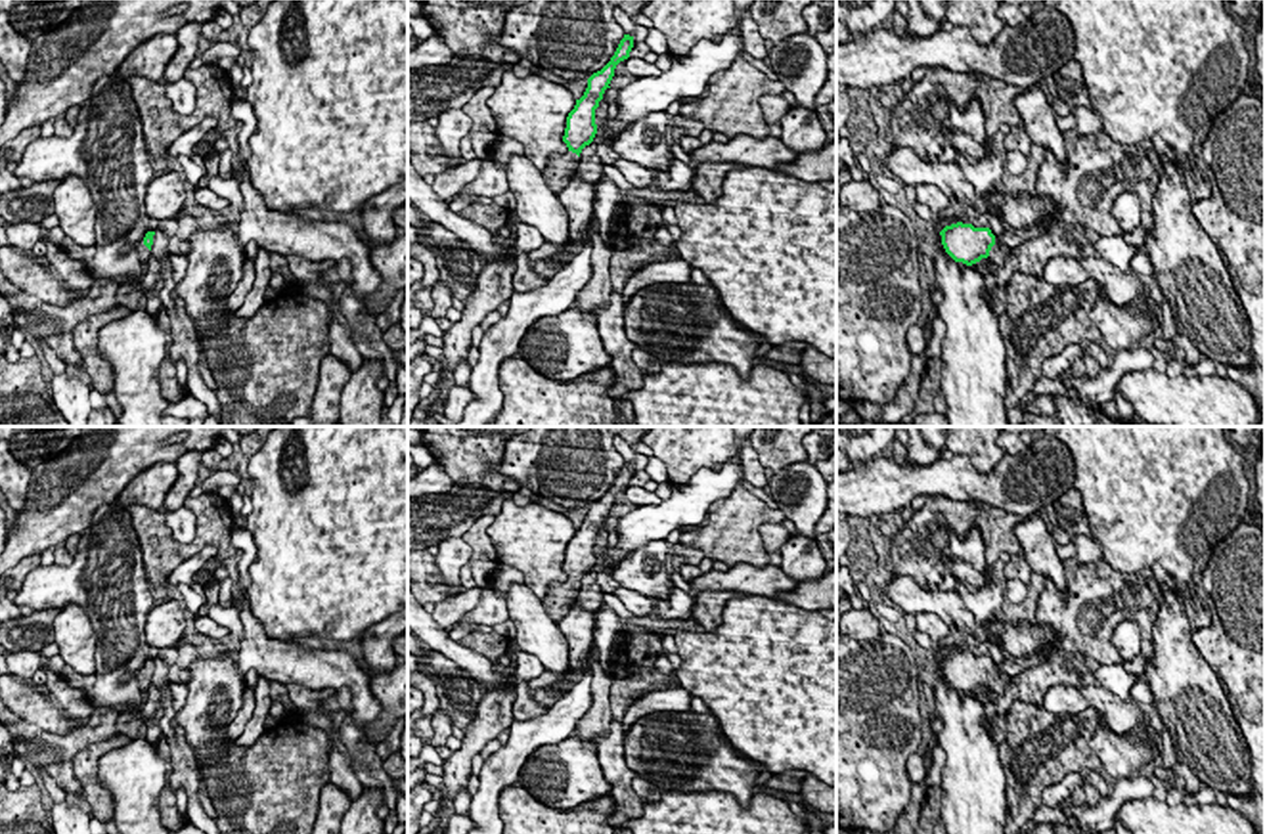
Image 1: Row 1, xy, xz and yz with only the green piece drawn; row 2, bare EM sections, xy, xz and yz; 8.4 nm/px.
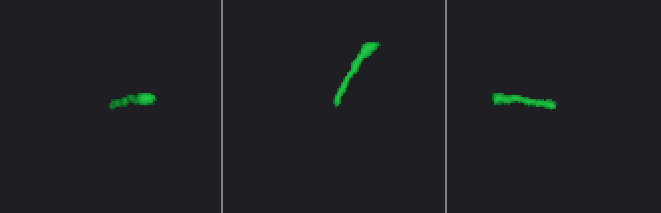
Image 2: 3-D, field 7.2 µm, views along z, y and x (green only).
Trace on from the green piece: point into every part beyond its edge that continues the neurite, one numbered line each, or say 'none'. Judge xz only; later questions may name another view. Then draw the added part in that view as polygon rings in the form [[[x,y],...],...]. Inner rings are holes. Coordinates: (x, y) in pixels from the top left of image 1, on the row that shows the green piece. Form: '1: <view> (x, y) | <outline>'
1: xz (557, 175) | [[[572,151],[549,157],[547,166],[542,170],[542,174],[555,195],[570,184],[572,172],[578,168],[580,161],[582,159]]]

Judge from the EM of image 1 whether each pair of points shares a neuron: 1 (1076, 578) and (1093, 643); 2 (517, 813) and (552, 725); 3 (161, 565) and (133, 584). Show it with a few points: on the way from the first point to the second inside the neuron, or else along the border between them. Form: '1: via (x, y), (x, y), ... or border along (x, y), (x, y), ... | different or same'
1: via (1089, 593), (1089, 628) | same
2: border along (515, 783), (502, 790), (498, 813) | different
3: border along (134, 530), (140, 542), (146, 578), (152, 584) | different

